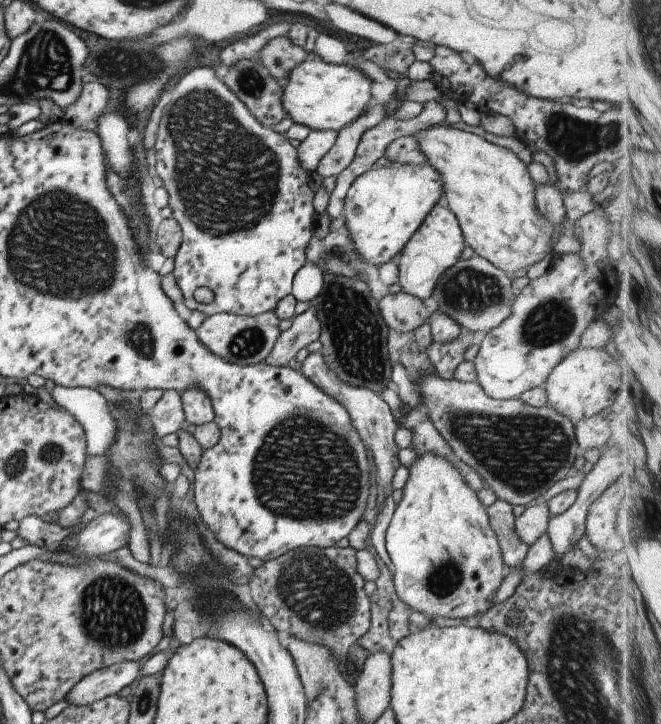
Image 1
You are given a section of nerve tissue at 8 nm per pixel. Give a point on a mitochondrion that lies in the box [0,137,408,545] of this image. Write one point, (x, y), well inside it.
(57, 227)

